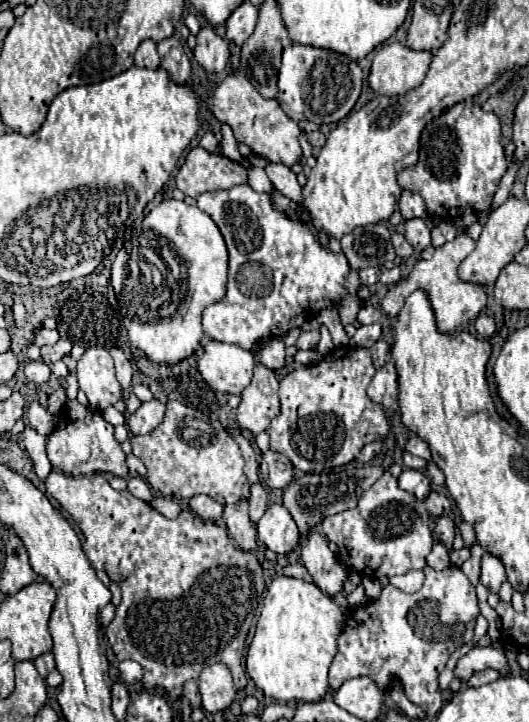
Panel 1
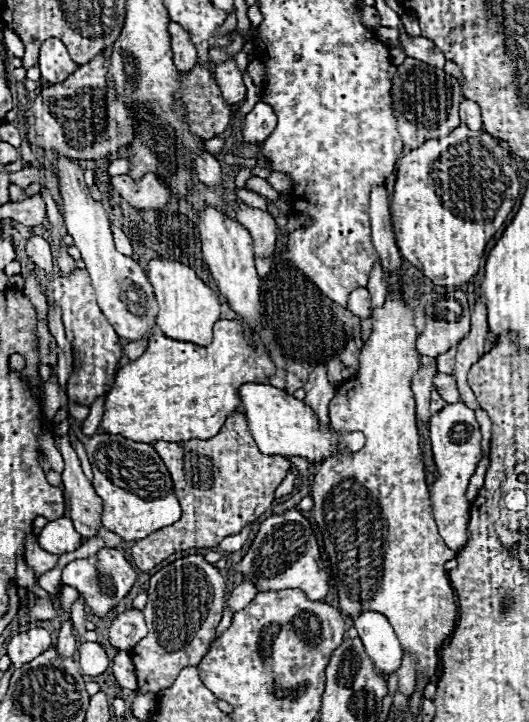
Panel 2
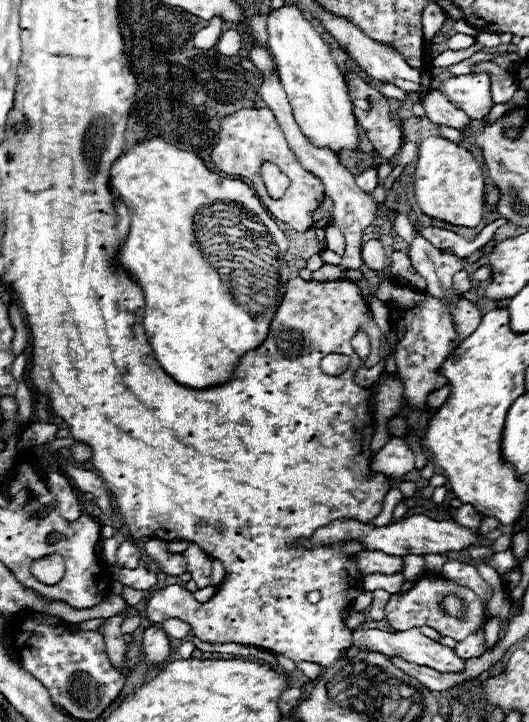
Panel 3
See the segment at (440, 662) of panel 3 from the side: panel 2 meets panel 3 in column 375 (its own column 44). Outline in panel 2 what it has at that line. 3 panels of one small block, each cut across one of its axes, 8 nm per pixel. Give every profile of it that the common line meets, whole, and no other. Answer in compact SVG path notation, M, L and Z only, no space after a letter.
M30 628L10 638L8 642L8 658L12 666L20 668L40 656L44 650L50 648L50 634L44 628Z

